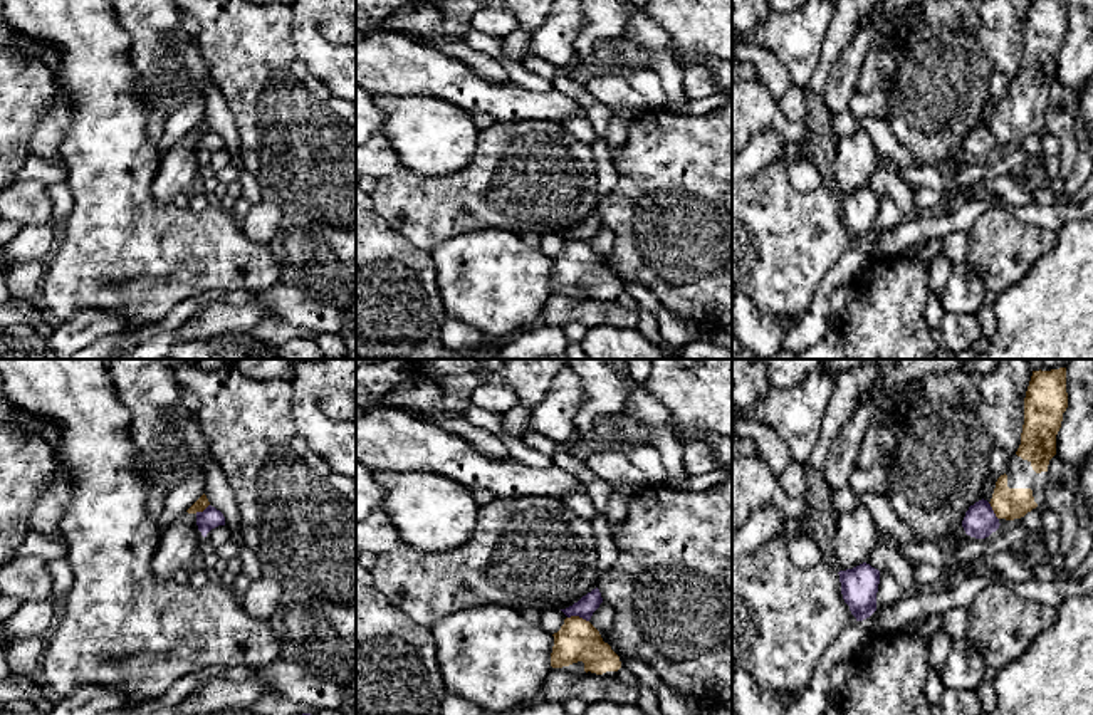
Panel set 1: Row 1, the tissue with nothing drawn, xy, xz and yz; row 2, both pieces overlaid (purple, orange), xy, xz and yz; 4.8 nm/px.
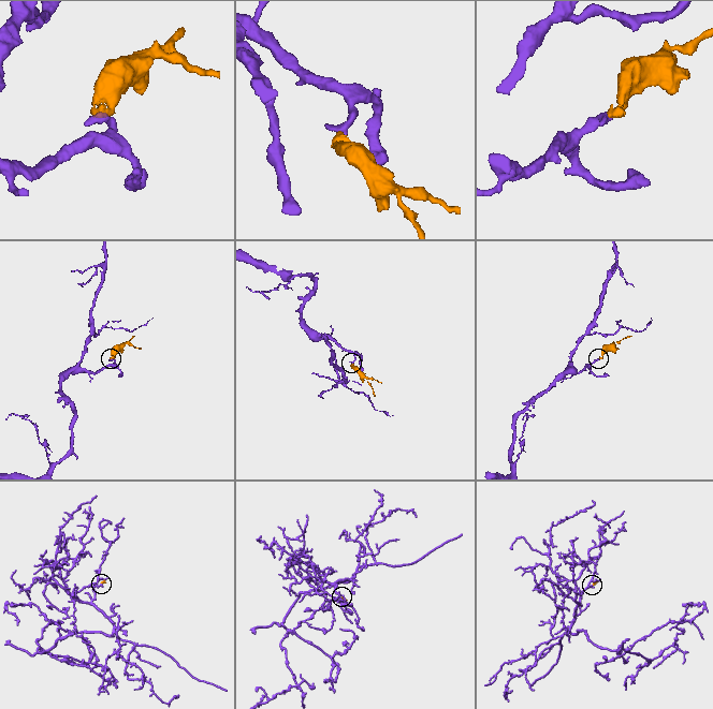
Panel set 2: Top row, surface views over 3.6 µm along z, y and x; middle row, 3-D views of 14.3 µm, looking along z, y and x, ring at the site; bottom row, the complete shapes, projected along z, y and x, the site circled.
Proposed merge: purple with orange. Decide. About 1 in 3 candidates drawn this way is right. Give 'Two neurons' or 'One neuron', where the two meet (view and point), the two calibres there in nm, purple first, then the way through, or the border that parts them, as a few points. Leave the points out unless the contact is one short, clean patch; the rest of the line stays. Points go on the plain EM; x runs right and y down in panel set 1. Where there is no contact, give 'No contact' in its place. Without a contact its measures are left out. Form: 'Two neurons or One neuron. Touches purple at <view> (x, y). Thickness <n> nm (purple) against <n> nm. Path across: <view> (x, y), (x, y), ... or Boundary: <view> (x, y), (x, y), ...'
Two neurons. Touches purple at xz (578, 239). Thickness 90 nm (purple) against 200 nm. Boundary: xz (568, 240), (581, 240), (588, 245)

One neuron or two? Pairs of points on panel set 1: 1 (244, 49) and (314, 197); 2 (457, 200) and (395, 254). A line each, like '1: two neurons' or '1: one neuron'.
1: one neuron
2: two neurons

